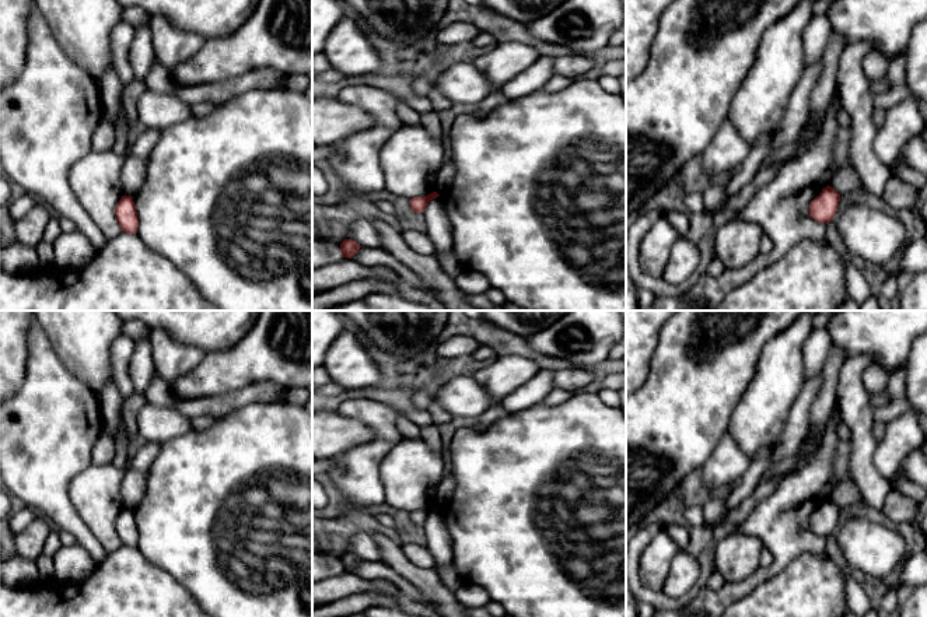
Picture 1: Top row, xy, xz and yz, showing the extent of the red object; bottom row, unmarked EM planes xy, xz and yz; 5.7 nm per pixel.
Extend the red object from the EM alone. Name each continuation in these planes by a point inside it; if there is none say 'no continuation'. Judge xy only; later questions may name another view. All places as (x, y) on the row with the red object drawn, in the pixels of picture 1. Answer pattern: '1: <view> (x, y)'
no continuation

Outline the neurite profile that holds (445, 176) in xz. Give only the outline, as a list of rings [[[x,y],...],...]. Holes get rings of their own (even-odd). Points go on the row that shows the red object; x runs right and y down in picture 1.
[[[451,159],[445,161],[440,168],[435,179],[435,192],[441,196],[447,189],[451,187],[455,179],[455,165]]]

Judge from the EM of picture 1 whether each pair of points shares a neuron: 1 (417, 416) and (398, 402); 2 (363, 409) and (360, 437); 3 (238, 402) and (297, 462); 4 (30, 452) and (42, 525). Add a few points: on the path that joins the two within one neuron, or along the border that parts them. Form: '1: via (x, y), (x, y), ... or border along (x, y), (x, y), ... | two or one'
1: via (413, 414), (402, 403) | one
2: border along (336, 409), (345, 416), (360, 420), (375, 435) | two
3: border along (276, 400), (252, 402), (214, 420) | two
4: border along (38, 514), (51, 526) | two

